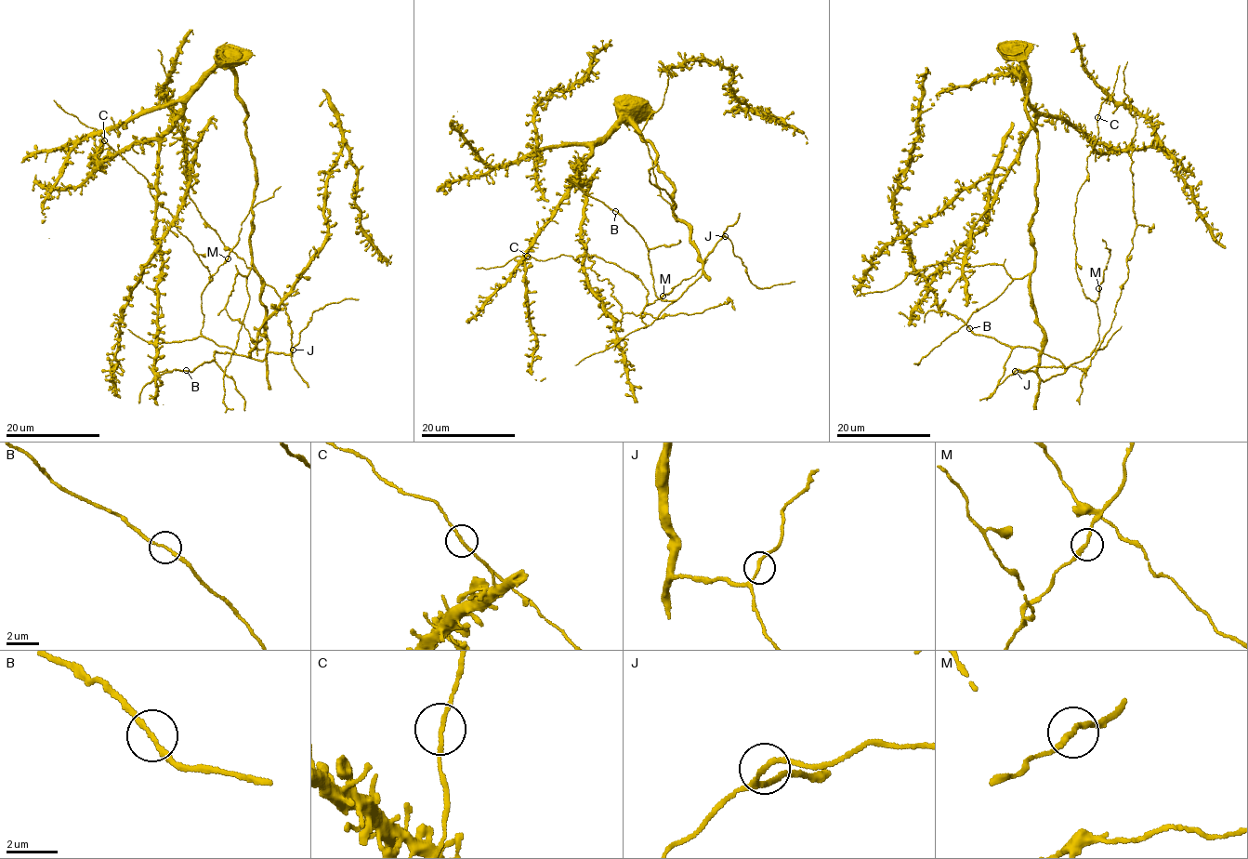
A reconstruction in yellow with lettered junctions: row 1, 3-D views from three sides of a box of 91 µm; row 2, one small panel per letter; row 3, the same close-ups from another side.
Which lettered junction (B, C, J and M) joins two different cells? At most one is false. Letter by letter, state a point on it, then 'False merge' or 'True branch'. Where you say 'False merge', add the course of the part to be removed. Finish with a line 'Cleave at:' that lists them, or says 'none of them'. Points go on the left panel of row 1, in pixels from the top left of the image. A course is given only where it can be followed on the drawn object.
B: Place: (186, 370). True branch
C: Place: (104, 140). True branch
J: Place: (293, 350). True branch
M: Place: (228, 258). True branch
Cleave at: none of them

